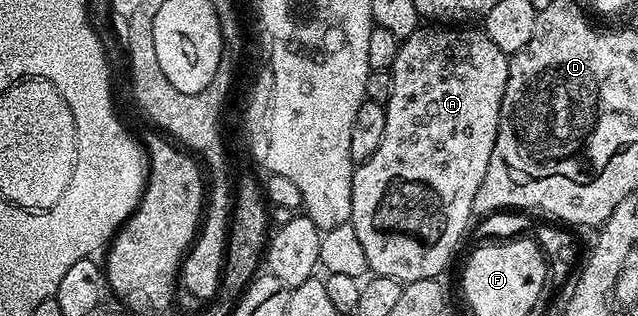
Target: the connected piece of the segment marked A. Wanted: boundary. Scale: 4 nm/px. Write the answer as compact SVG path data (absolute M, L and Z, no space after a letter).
M427 23L413 31L413 35L402 38L397 59L390 70L393 79L392 93L389 95L385 115L385 136L377 151L369 155L369 159L358 162L354 166L353 191L351 192L351 220L349 224L357 231L357 239L361 239L361 247L365 250L367 268L374 276L397 279L404 283L417 279L438 278L439 272L451 261L467 224L473 221L473 195L477 195L477 187L481 187L481 179L485 179L485 170L489 168L489 155L493 155L493 143L497 143L497 127L501 119L501 99L505 95L505 83L509 79L509 57L489 39L482 28L475 29L443 29L442 24Z

